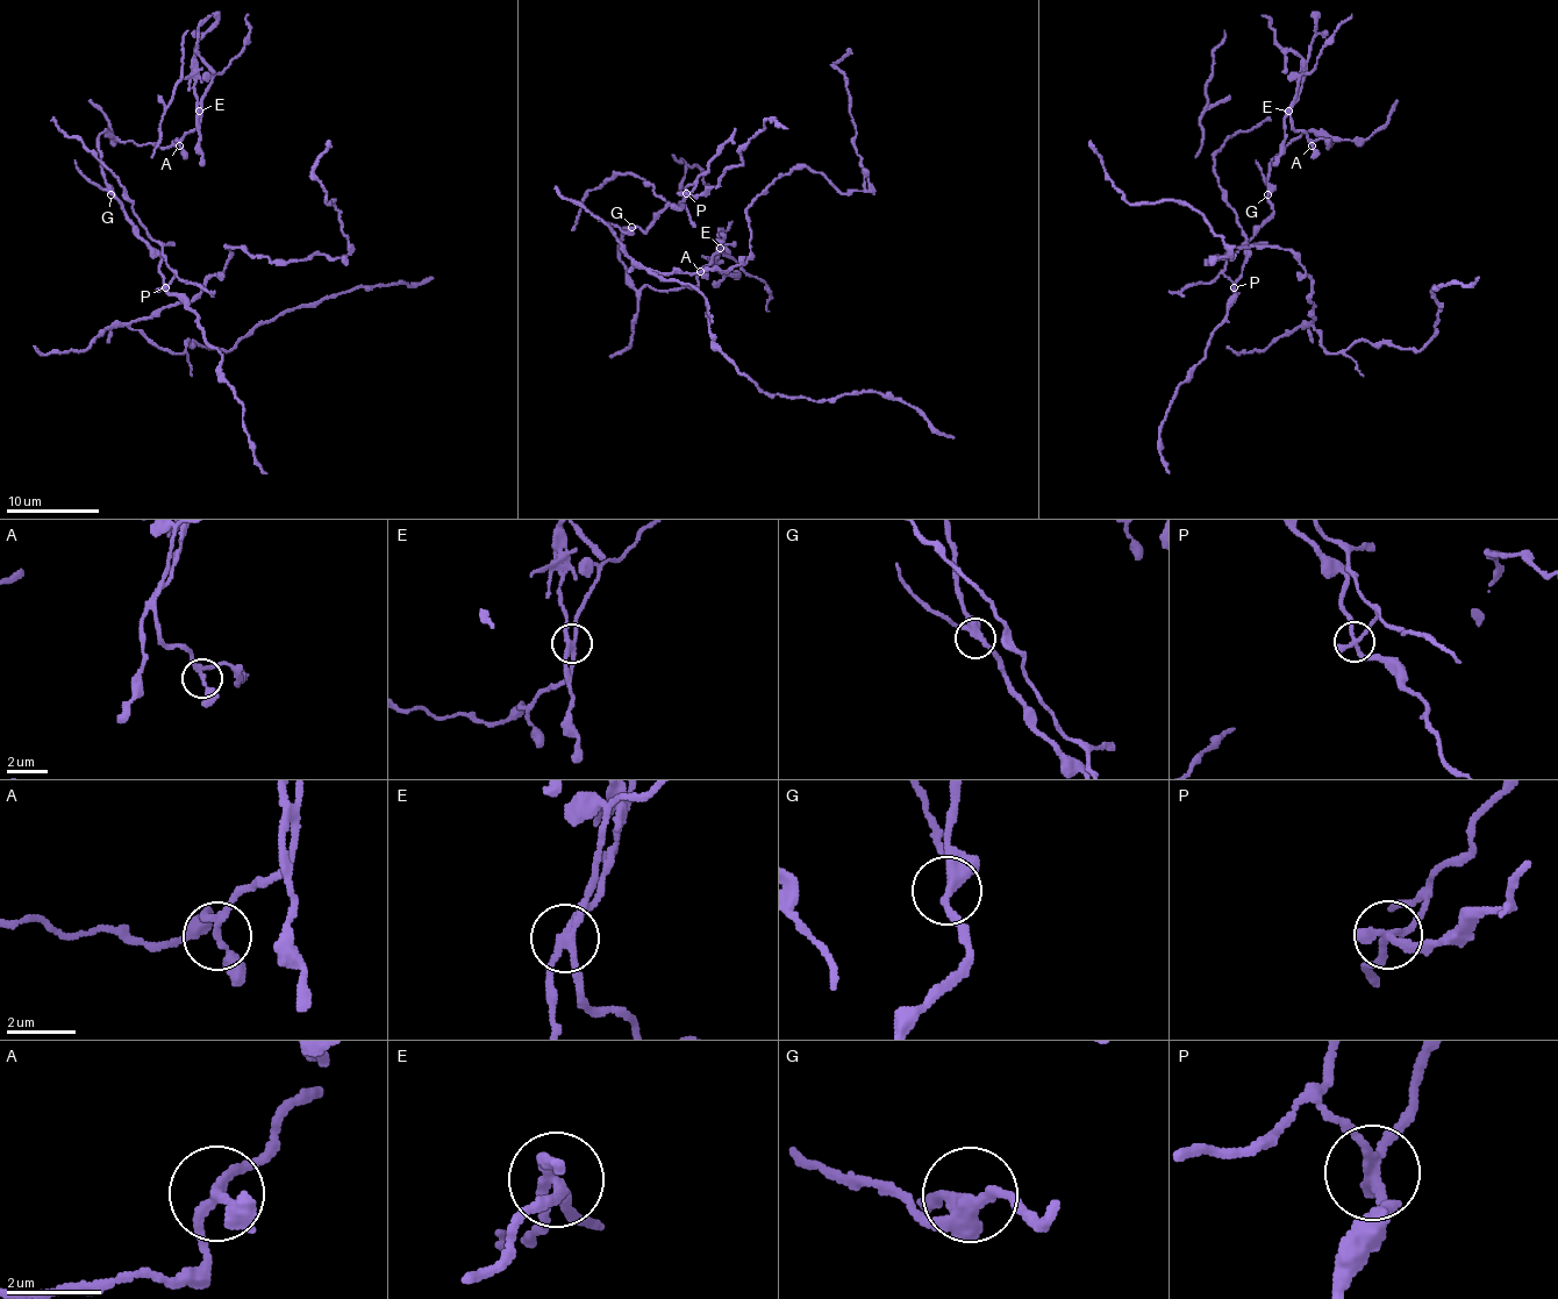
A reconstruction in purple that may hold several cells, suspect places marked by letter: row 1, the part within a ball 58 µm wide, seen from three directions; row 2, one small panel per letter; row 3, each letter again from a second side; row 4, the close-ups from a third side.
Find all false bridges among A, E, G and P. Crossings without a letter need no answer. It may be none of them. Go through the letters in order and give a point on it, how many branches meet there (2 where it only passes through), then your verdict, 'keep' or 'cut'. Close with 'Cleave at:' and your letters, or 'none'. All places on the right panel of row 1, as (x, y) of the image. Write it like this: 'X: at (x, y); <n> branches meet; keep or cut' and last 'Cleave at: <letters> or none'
A: at (1312, 145); 3 branches meet; keep
E: at (1288, 111); 4 branches meet; cut
G: at (1267, 194); 4 branches meet; keep
P: at (1234, 287); 3 branches meet; cut
Cleave at: E, P

